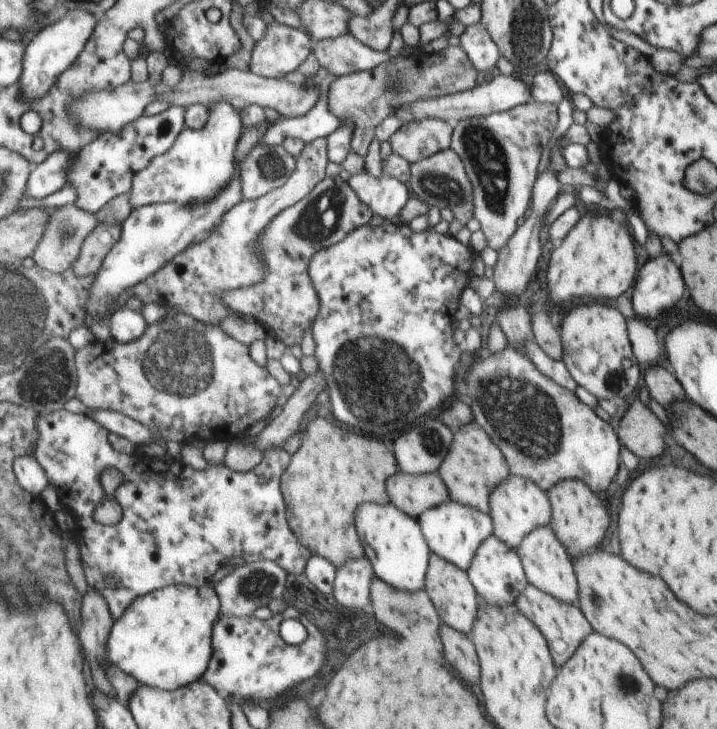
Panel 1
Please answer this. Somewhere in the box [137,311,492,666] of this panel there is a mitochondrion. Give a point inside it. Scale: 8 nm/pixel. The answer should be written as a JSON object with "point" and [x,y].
{"point":[367,372]}

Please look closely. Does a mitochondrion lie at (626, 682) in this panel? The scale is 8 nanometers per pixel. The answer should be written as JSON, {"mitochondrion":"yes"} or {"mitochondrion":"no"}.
{"mitochondrion":"yes"}

